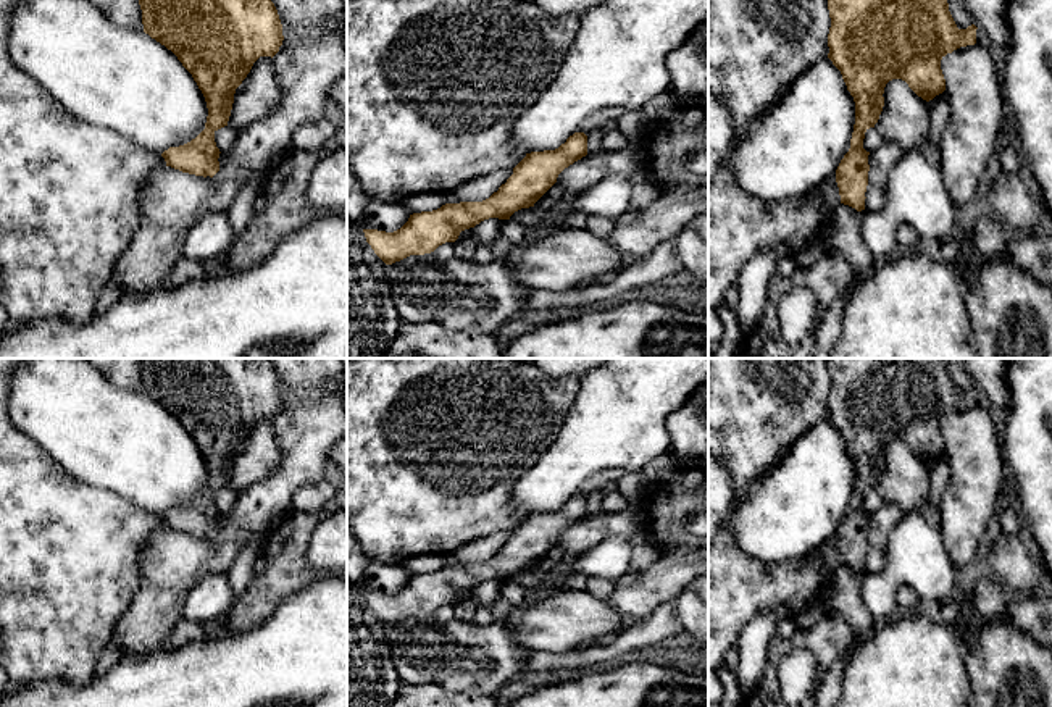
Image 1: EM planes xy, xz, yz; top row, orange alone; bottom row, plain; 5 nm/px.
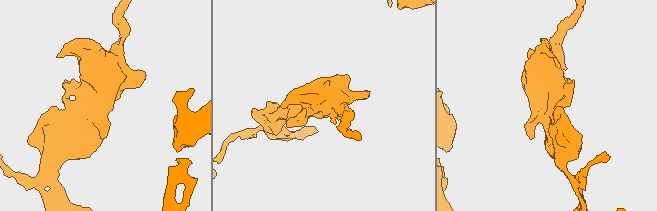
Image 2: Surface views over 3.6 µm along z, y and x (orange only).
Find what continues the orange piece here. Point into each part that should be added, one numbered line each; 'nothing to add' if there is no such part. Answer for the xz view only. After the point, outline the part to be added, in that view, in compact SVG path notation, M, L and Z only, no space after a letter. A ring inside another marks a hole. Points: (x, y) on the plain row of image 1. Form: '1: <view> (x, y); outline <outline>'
nothing to add

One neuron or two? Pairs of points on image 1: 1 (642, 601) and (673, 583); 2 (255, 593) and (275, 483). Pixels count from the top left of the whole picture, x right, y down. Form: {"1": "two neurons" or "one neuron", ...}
{"1": "one neuron", "2": "two neurons"}

